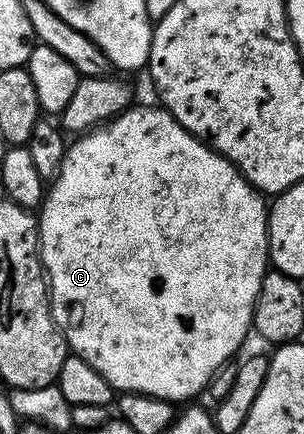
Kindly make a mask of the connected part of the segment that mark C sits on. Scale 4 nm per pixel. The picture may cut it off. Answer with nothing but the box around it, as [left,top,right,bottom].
[38,103,270,403]

